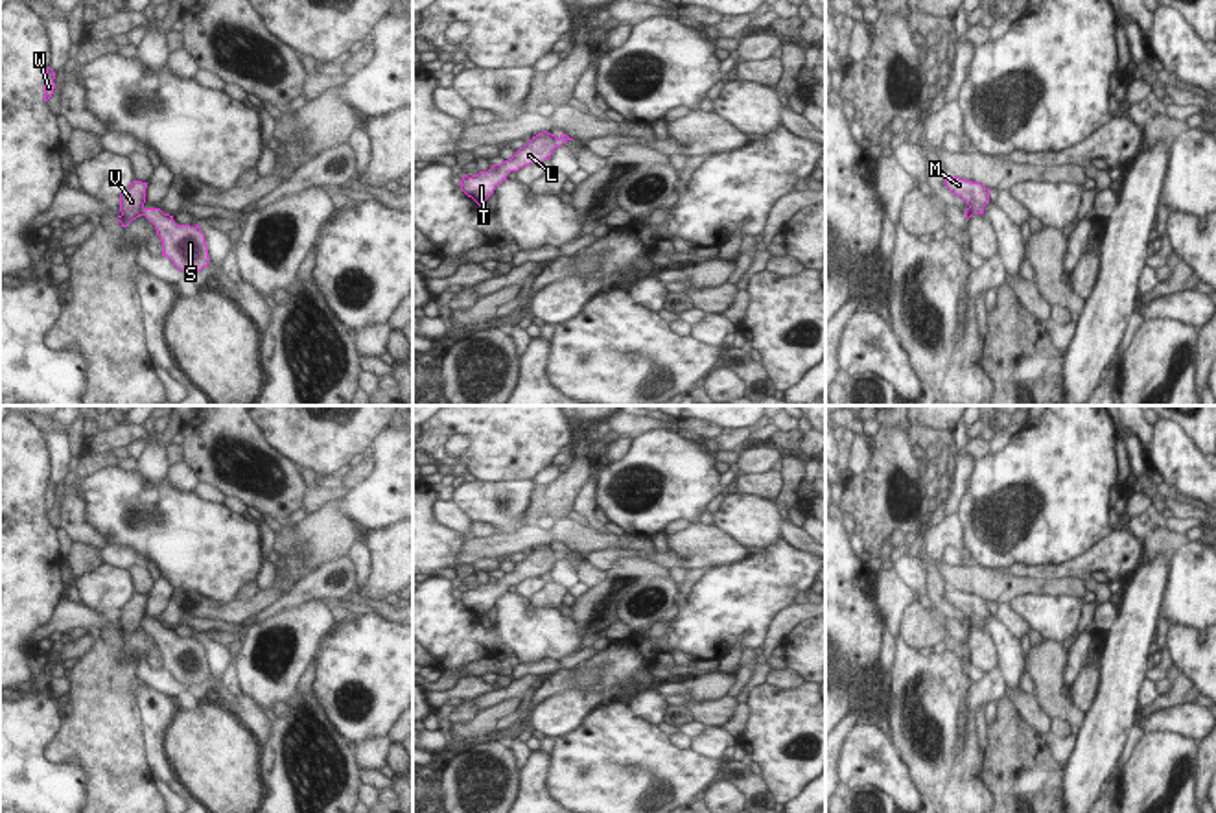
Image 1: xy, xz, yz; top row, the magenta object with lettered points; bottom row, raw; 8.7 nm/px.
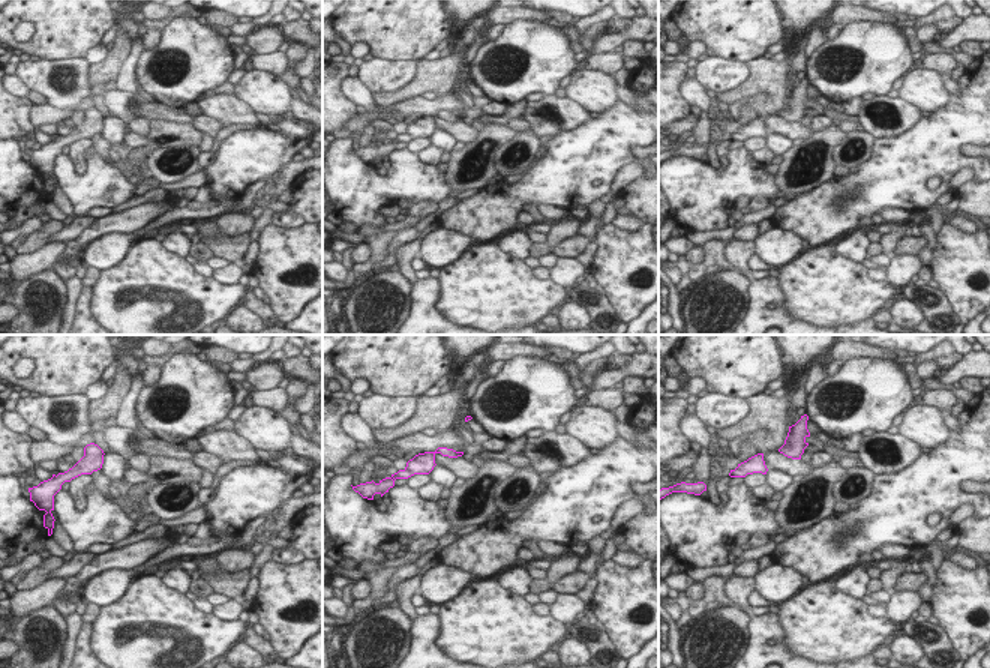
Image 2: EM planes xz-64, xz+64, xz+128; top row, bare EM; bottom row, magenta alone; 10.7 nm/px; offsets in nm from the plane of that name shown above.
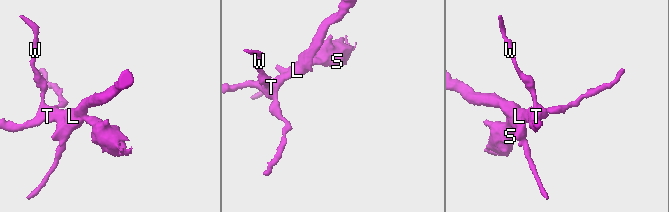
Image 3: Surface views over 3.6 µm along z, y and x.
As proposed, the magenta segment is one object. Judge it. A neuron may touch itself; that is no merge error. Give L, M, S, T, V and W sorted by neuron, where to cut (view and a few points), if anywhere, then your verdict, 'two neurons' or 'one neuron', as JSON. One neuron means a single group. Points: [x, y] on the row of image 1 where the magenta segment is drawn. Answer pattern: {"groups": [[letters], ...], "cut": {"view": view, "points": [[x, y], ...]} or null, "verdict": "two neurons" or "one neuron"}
{"groups": [["L", "M", "T", "V", "W"], ["S"]], "cut": {"view": "xy", "points": [[142, 205], [139, 214]]}, "verdict": "two neurons"}

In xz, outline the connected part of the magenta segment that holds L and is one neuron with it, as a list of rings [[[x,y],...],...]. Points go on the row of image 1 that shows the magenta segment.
[[[544,131],[520,147],[512,159],[494,164],[488,171],[479,171],[472,177],[464,175],[461,181],[461,190],[485,208],[486,199],[494,194],[497,184],[507,181],[510,171],[518,171],[529,164],[542,164],[544,160],[551,159],[553,151],[553,136],[551,133]]]

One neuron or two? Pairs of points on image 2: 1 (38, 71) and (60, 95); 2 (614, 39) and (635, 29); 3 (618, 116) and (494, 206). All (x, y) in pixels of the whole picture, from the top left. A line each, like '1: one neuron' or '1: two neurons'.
1: one neuron
2: one neuron
3: one neuron

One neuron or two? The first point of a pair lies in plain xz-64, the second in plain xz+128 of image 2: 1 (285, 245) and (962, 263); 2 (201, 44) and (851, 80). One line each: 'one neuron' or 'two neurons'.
1: one neuron
2: one neuron

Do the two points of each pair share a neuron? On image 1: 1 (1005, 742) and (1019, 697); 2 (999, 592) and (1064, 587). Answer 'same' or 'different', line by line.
1: different
2: same

